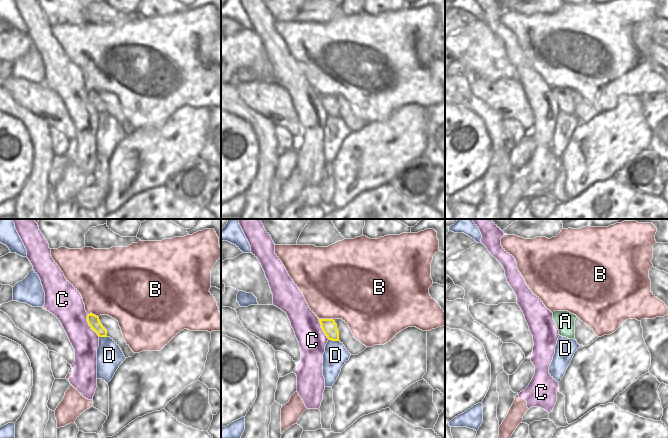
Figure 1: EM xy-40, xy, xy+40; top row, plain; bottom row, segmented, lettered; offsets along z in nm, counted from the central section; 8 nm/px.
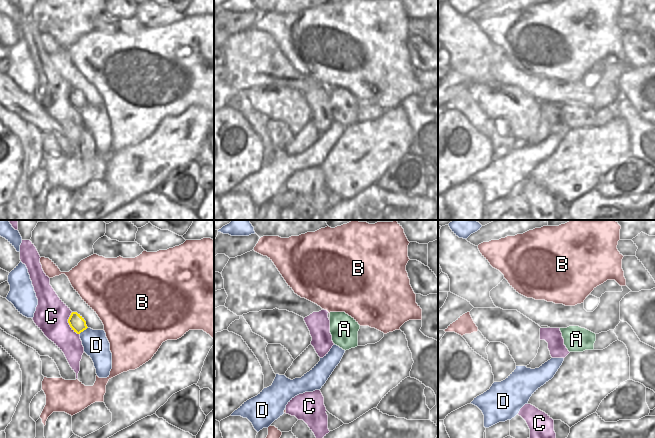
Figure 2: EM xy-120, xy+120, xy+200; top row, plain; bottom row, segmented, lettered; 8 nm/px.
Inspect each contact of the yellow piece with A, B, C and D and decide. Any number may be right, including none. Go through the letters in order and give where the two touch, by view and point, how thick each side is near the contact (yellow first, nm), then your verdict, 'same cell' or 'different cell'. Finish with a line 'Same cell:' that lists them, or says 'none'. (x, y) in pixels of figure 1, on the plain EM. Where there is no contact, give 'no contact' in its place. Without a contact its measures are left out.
A: no contact | same cell
B: xy (326, 95) | 120/480 nm | different cell
C: xy-40 (89, 101) | 90/260 nm | different cell
D: xy (334, 116) | 120/190 nm | different cell
Same cell: A

